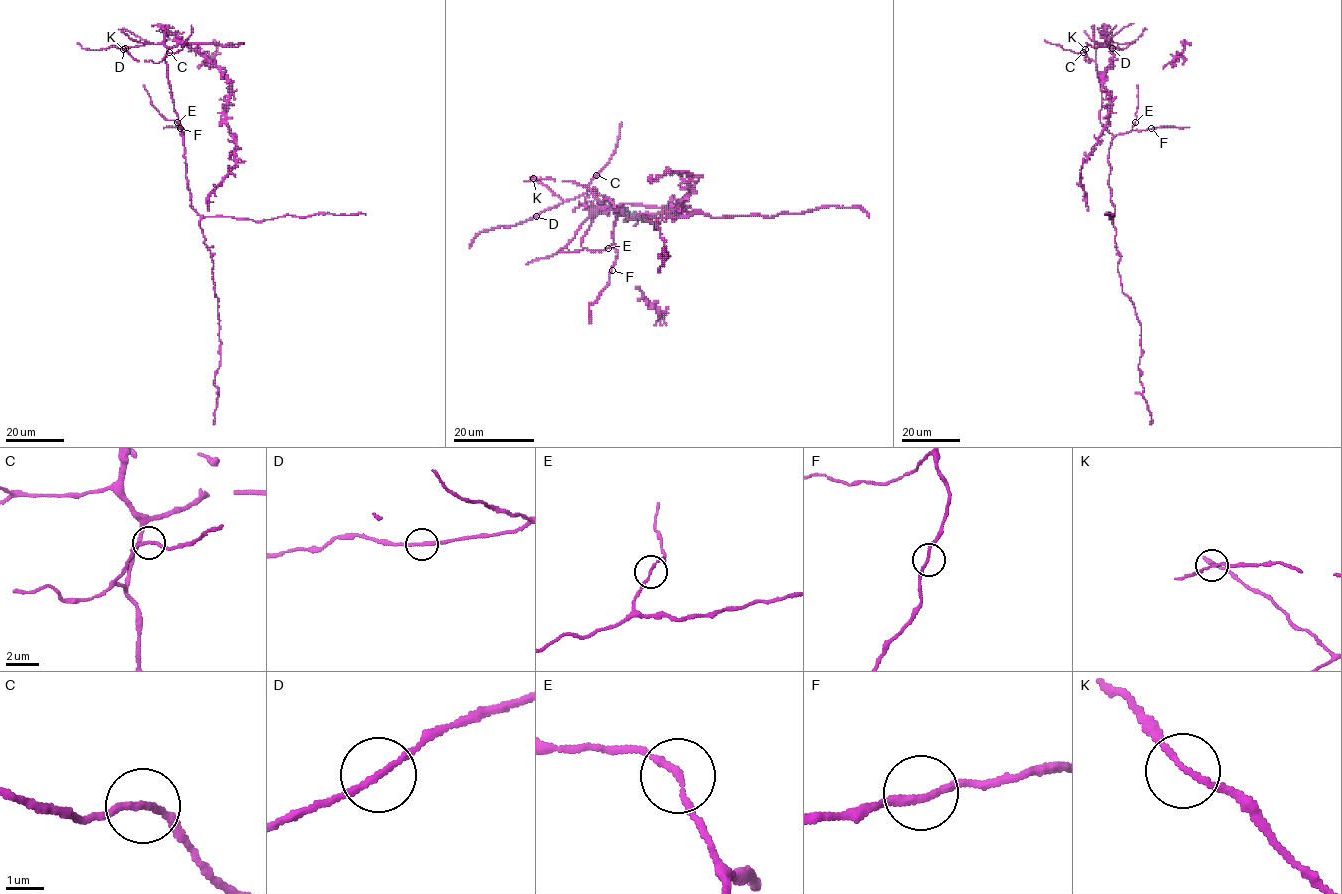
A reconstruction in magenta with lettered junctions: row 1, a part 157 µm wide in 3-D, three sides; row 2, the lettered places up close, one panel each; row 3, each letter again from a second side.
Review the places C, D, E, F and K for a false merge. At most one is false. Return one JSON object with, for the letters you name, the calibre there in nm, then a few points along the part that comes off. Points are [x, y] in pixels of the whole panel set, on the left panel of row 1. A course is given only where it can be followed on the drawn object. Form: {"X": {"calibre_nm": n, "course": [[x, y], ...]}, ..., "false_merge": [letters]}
{"false_merge": []}

